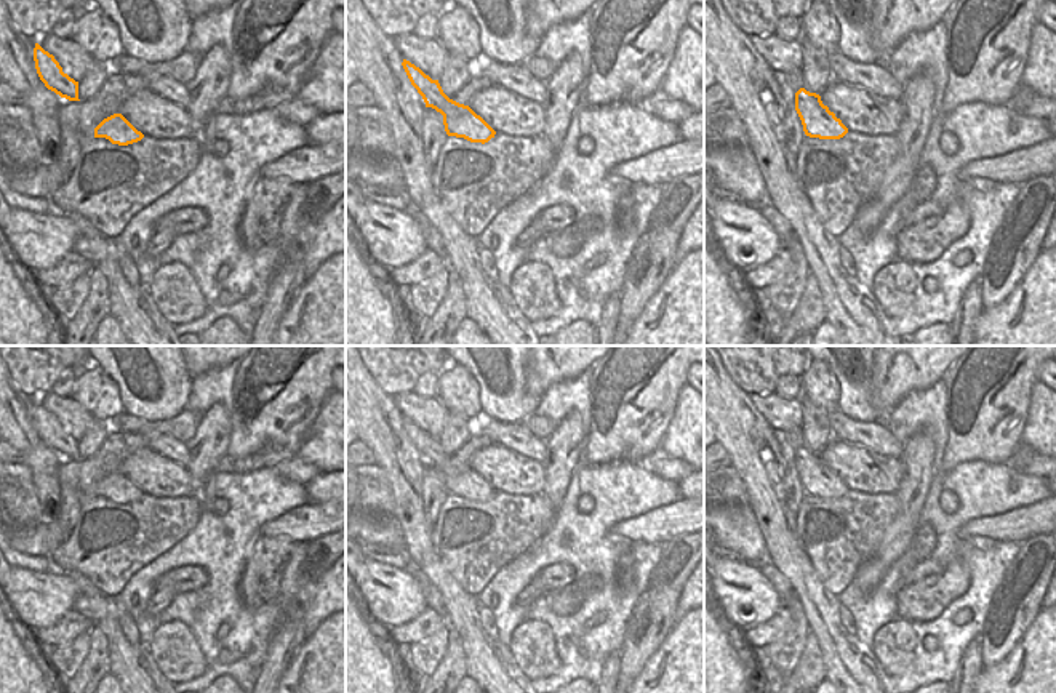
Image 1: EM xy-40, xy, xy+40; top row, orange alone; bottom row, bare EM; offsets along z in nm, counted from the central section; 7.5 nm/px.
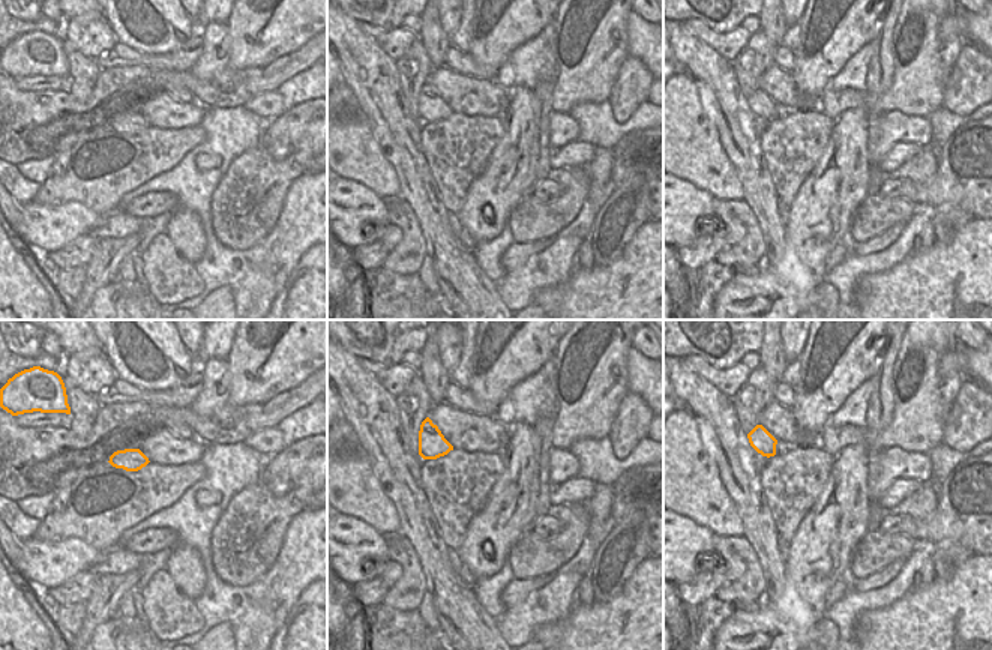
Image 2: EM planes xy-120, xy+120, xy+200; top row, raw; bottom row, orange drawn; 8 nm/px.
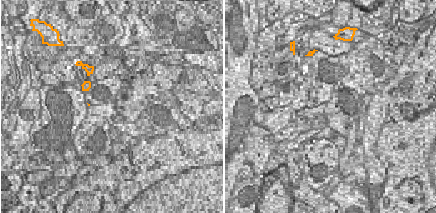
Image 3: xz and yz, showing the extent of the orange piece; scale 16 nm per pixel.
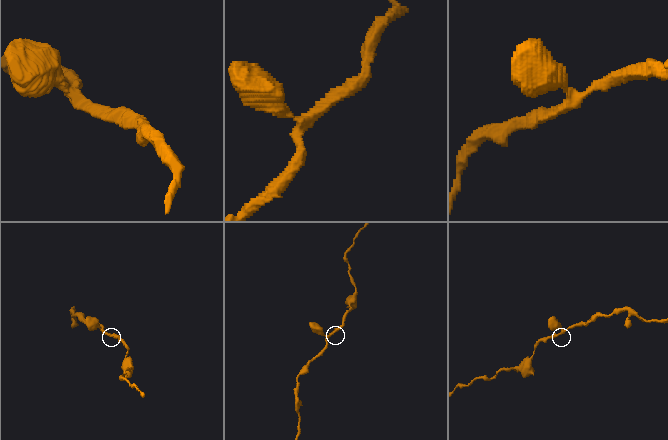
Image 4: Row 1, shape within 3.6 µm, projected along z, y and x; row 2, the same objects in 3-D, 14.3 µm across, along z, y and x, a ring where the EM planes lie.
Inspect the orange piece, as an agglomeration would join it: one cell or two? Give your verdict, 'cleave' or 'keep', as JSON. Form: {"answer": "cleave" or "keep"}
{"answer": "keep"}

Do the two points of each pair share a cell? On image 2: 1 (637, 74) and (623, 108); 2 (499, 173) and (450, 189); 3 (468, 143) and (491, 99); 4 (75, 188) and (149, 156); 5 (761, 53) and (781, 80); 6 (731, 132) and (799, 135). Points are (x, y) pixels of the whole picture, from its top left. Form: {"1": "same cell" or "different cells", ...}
{"1": "same cell", "2": "different cells", "3": "different cells", "4": "same cell", "5": "different cells", "6": "different cells"}

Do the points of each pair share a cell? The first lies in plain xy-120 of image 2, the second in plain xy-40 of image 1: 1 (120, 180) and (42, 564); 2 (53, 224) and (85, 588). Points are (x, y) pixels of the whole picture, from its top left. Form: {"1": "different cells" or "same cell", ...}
{"1": "different cells", "2": "different cells"}

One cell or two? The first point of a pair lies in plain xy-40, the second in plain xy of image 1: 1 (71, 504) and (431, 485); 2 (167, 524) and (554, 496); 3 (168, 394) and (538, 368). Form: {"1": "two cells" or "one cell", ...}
{"1": "one cell", "2": "two cells", "3": "two cells"}

